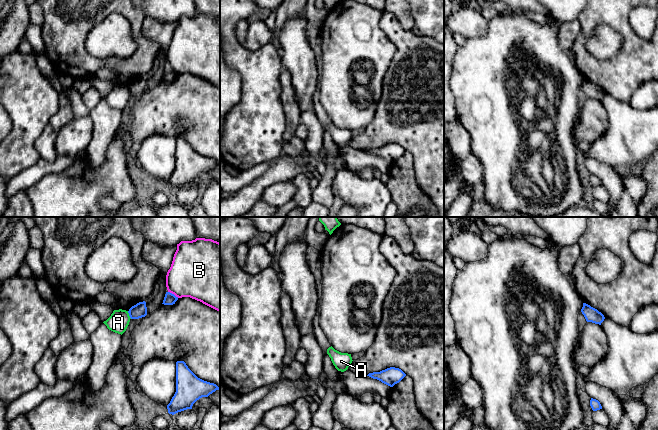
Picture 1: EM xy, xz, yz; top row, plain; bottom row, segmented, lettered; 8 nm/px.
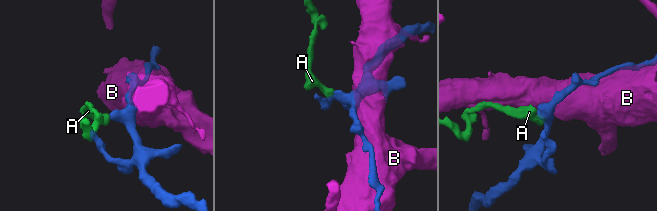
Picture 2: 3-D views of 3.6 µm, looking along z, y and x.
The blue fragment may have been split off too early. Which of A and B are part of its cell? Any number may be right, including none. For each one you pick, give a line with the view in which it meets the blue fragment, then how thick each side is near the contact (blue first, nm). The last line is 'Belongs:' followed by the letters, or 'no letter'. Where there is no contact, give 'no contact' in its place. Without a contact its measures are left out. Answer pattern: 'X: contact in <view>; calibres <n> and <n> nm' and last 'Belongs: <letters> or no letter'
Belongs: no letter

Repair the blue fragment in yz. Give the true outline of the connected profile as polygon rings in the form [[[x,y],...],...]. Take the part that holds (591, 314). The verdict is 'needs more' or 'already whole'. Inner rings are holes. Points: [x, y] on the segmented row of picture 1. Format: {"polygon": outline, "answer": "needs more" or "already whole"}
{"polygon": [[[583,303],[581,312],[584,315],[587,322],[592,322],[601,325],[601,323],[605,319],[604,315],[601,312],[599,312],[597,309],[591,307],[586,303]]], "answer": "already whole"}

